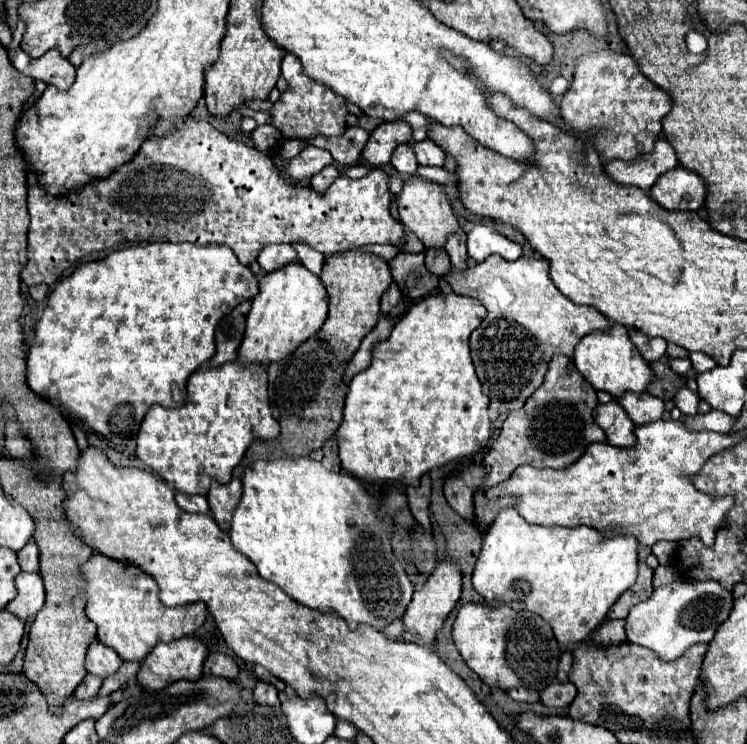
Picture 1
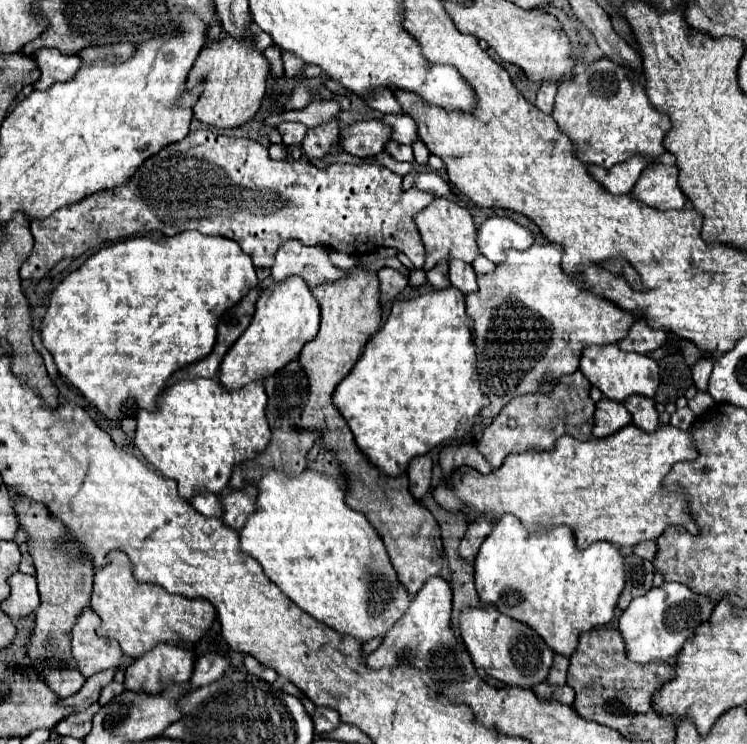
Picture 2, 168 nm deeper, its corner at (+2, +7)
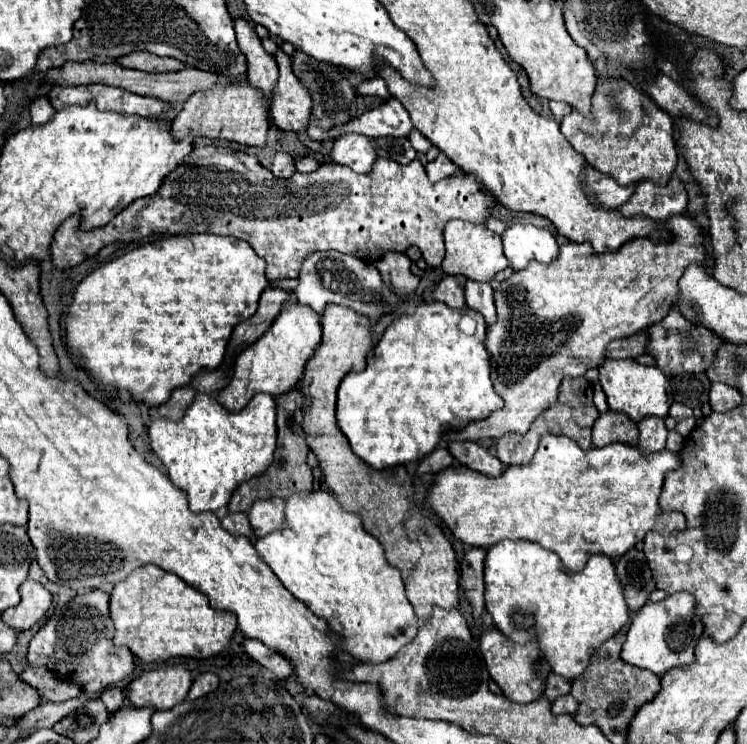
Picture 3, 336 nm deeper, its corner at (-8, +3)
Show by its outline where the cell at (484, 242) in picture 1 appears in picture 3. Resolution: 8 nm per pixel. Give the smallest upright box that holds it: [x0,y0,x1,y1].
[503,225,557,271]

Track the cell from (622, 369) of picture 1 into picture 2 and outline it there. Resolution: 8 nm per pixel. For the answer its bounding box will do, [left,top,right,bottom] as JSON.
[581,345,659,401]

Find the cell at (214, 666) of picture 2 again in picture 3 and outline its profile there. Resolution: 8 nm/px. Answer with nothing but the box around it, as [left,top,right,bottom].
[187,673,219,699]

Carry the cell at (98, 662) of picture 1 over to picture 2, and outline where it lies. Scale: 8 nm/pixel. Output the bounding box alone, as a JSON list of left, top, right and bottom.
[71,607,123,677]

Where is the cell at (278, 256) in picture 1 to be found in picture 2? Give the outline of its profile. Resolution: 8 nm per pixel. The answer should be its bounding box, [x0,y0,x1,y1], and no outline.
[271,241,347,289]

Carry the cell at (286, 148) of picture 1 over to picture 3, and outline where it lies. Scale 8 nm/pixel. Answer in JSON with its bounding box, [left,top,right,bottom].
[271,153,295,177]

